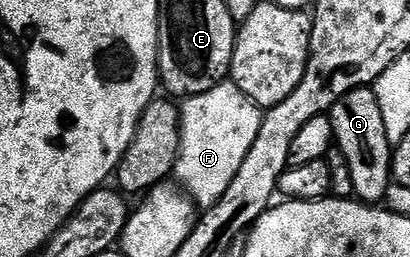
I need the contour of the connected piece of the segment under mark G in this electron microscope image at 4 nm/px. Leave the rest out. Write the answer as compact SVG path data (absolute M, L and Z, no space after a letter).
M372 88L353 89L347 95L340 97L331 110L333 122L333 140L340 149L343 159L347 159L347 167L351 167L351 187L353 197L362 203L384 202L393 175L393 150L391 138L387 135L387 127L383 127L383 111L379 111L379 99Z

